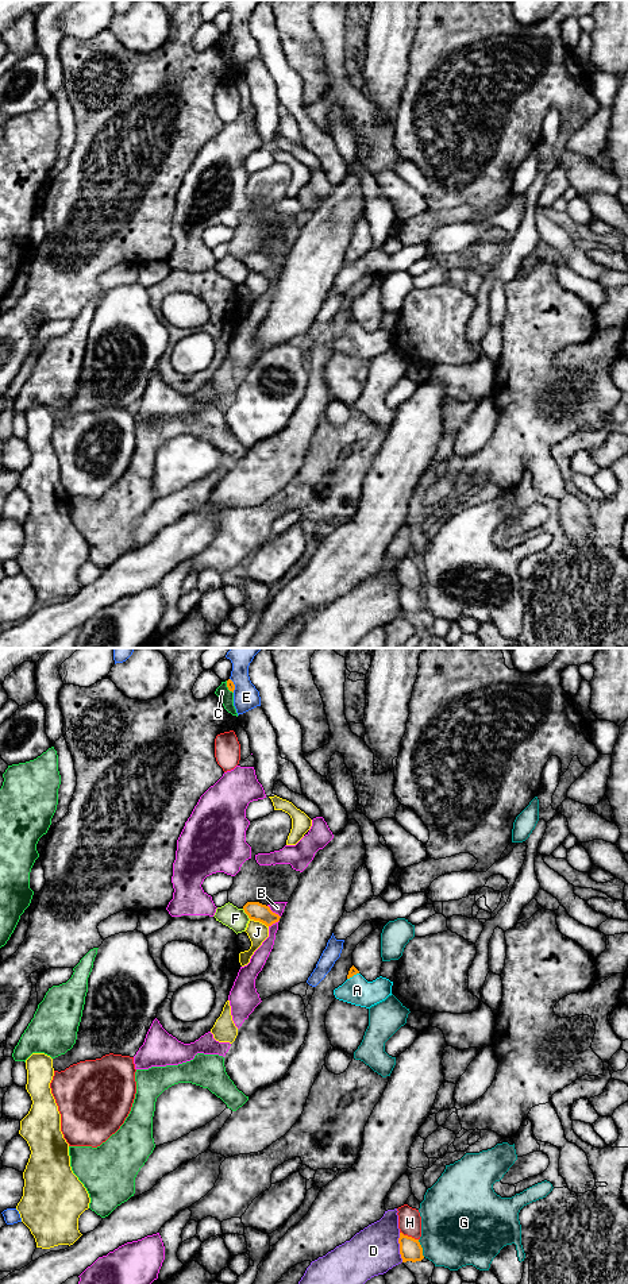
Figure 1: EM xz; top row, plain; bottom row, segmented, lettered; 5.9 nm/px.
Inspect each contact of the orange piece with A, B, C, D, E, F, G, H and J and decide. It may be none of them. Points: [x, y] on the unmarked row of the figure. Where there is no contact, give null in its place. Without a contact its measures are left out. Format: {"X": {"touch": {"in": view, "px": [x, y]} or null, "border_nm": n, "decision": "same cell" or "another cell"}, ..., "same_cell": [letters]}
{"A": {"touch": {"in": "xz", "px": [353, 327]}, "border_nm": 80, "decision": "same cell"}, "B": {"touch": {"in": "xz", "px": [272, 263]}, "border_nm": 110, "decision": "another cell"}, "C": {"touch": {"in": "xz", "px": [227, 38]}, "border_nm": 90, "decision": "another cell"}, "D": {"touch": {"in": "xz", "px": [400, 600]}, "border_nm": 180, "decision": "another cell"}, "E": {"touch": {"in": "xz", "px": [234, 37]}, "border_nm": 90, "decision": "another cell"}, "F": {"touch": {"in": "xz", "px": [246, 265]}, "border_nm": 80, "decision": "another cell"}, "G": {"touch": {"in": "xz", "px": [422, 600]}, "border_nm": 110, "decision": "another cell"}, "H": {"touch": {"in": "xz", "px": [409, 589]}, "border_nm": 120, "decision": "another cell"}, "J": {"touch": {"in": "xz", "px": [259, 273]}, "border_nm": 120, "decision": "another cell"}, "same_cell": ["A"]}

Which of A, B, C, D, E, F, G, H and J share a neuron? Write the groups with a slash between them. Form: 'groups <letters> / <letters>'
groups A / B / C / D / E / F / G / H / J

